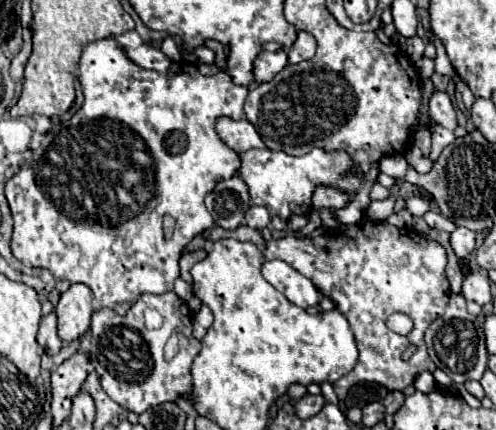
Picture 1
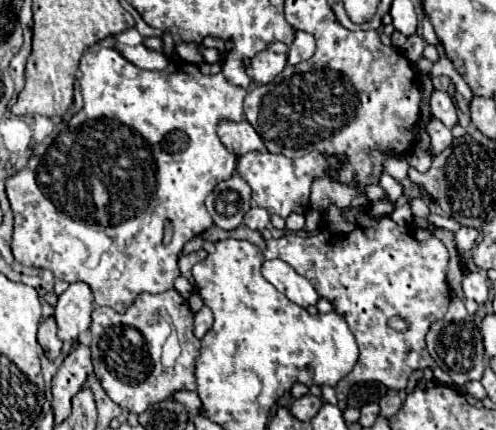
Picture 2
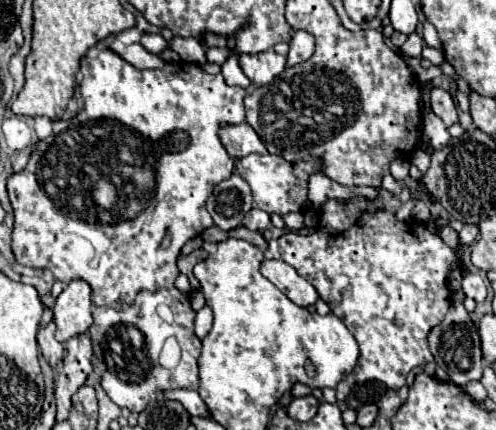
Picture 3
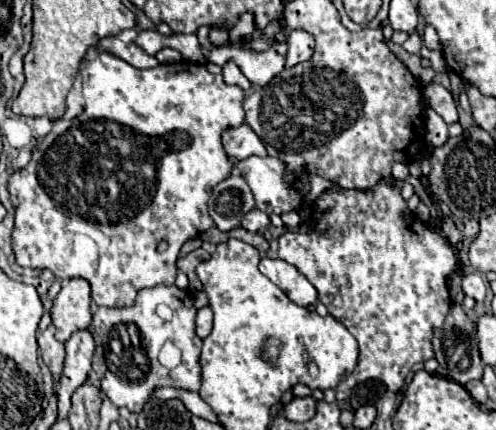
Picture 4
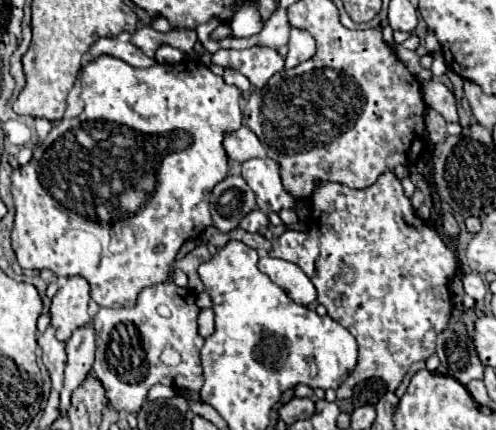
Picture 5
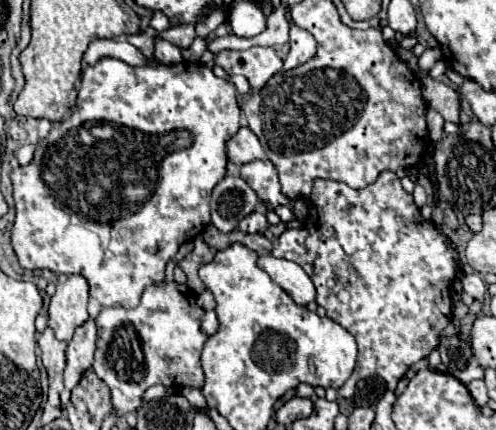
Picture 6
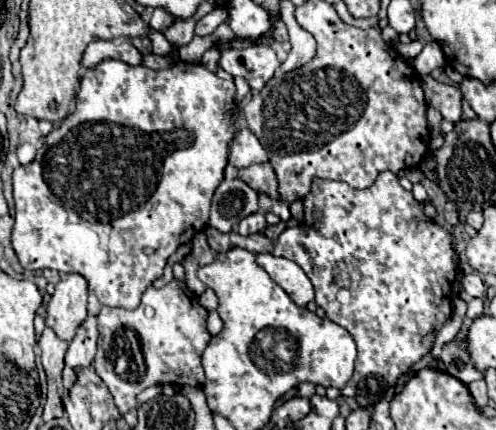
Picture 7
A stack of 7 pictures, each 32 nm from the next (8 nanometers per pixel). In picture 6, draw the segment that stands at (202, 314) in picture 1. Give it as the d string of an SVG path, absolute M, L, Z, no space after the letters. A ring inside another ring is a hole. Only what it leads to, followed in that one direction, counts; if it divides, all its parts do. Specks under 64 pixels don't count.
M214 310L204 312L204 316L202 316L202 320L200 320L200 326L202 326L202 332L204 332L206 336L212 336L212 334L216 332L216 328L218 328L218 324L216 324L216 312L214 312Z

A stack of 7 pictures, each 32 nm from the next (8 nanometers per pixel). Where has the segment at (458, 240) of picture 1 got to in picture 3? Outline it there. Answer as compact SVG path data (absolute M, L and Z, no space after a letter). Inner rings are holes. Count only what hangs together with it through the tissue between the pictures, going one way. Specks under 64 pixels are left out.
M466 224L466 226L458 232L460 246L462 246L462 248L470 246L470 244L476 240L476 236L478 236L478 226L474 226L474 224Z

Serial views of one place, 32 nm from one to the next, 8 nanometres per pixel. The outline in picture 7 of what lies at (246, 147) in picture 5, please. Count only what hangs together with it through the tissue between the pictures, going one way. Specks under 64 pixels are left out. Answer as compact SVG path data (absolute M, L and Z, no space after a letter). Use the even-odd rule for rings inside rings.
M242 128L228 146L228 160L236 168L246 168L248 164L268 160L268 156L258 138L248 128Z

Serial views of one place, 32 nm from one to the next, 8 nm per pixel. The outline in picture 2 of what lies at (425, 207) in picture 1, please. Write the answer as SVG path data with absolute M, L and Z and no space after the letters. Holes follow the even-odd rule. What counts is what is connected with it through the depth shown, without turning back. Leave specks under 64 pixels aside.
M421 198L410 199L411 211L414 214L414 218L424 218L430 214L429 206Z

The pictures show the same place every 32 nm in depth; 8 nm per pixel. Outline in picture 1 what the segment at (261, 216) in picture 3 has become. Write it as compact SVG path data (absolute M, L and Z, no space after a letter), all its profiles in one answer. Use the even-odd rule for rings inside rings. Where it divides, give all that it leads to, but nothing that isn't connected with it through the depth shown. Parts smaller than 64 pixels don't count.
M250 206L250 210L246 212L246 224L256 228L256 230L262 230L270 224L270 214L264 206Z

